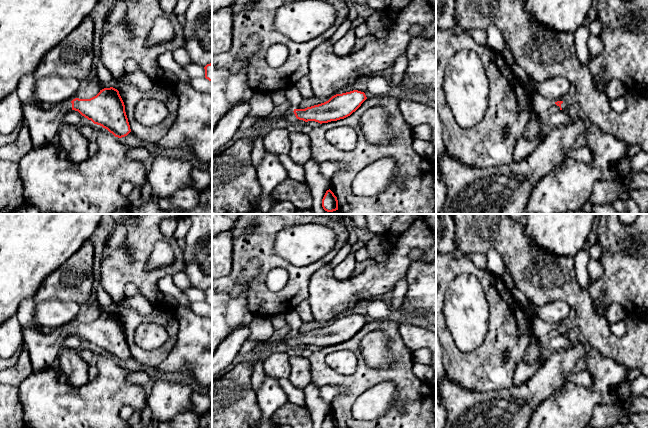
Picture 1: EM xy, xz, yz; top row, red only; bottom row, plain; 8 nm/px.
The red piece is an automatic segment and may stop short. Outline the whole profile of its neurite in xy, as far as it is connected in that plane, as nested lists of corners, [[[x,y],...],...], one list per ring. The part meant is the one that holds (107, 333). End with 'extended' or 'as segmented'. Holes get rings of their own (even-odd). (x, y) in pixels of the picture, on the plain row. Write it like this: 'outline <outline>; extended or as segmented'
outline [[[113,311],[104,312],[90,323],[75,322],[61,326],[51,333],[23,327],[23,337],[33,370],[42,371],[56,365],[64,349],[67,336],[75,334],[94,348],[107,353],[115,361],[122,362],[130,356],[124,326],[119,315]]]; extended

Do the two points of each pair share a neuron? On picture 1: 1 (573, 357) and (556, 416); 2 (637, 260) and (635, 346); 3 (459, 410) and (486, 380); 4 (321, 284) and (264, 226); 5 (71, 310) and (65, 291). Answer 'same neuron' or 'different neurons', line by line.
1: different neurons
2: different neurons
3: different neurons
4: different neurons
5: different neurons

